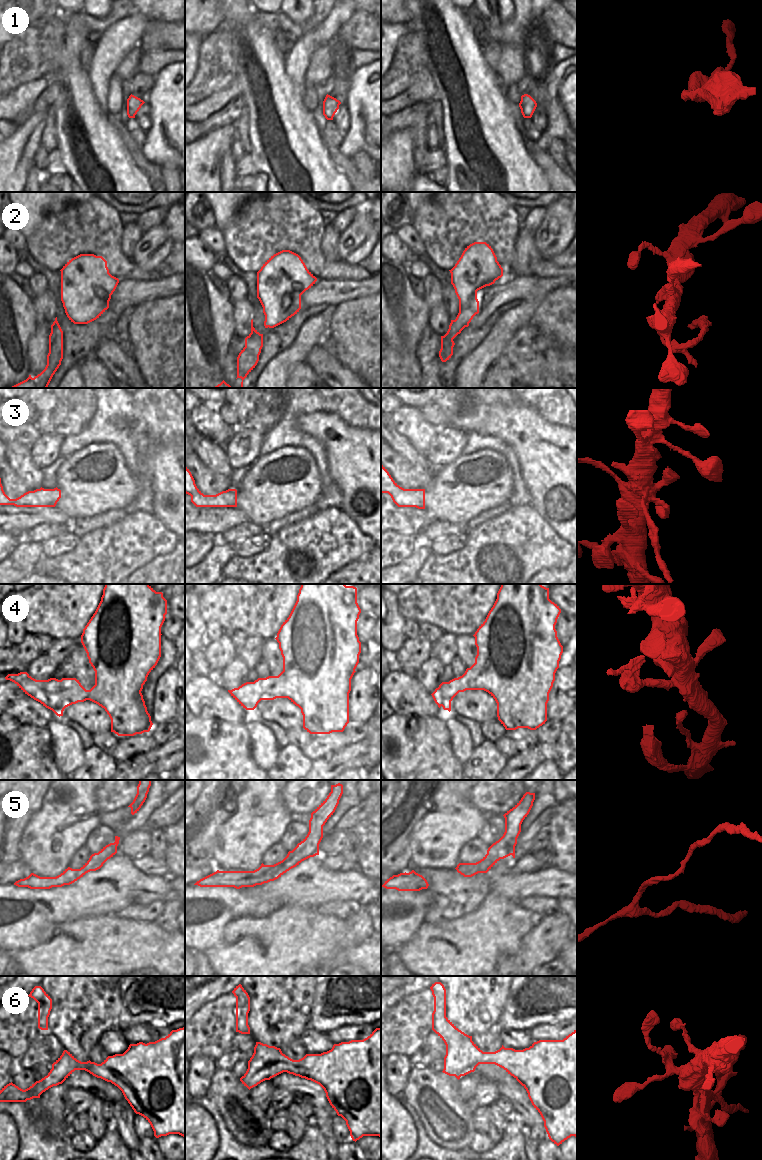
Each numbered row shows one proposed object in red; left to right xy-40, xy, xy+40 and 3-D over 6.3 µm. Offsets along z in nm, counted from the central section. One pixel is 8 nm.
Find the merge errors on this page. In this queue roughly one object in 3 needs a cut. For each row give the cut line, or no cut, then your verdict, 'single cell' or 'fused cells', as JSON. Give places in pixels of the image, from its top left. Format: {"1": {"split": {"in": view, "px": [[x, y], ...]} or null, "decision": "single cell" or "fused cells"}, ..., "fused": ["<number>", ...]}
{"1": {"split": null, "decision": "single cell"}, "2": {"split": {"in": "xy+40", "px": [[454, 320], [464, 327]]}, "decision": "fused cells"}, "3": {"split": null, "decision": "single cell"}, "4": {"split": {"in": "xy-40", "px": [[60, 680], [60, 685], [63, 689], [64, 708]]}, "decision": "fused cells"}, "5": {"split": null, "decision": "single cell"}, "6": {"split": null, "decision": "single cell"}, "fused": ["2", "4"]}

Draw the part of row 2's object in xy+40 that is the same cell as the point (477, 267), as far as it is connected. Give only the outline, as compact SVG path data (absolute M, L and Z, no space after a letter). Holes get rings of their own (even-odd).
M474 242L467 246L455 266L449 270L451 284L459 299L456 324L468 327L479 313L477 291L490 286L503 276L503 268L486 242Z

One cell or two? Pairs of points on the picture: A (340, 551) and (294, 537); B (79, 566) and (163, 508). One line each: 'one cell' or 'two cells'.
A: one cell
B: two cells

